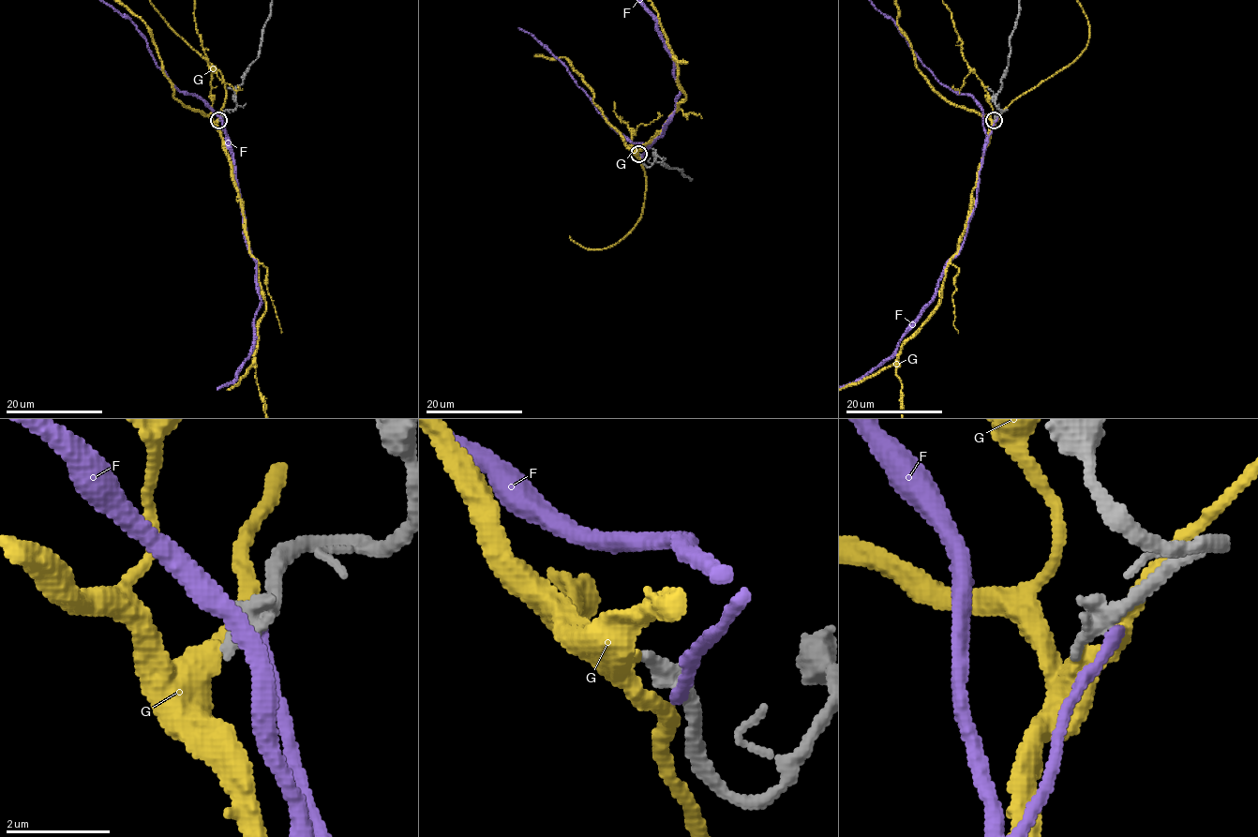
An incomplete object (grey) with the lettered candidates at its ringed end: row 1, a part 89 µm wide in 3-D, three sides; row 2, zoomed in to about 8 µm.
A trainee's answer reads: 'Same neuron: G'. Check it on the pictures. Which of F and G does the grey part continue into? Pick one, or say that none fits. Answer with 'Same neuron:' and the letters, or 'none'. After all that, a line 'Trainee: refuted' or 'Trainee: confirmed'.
Same neuron: G
Trainee: confirmed

